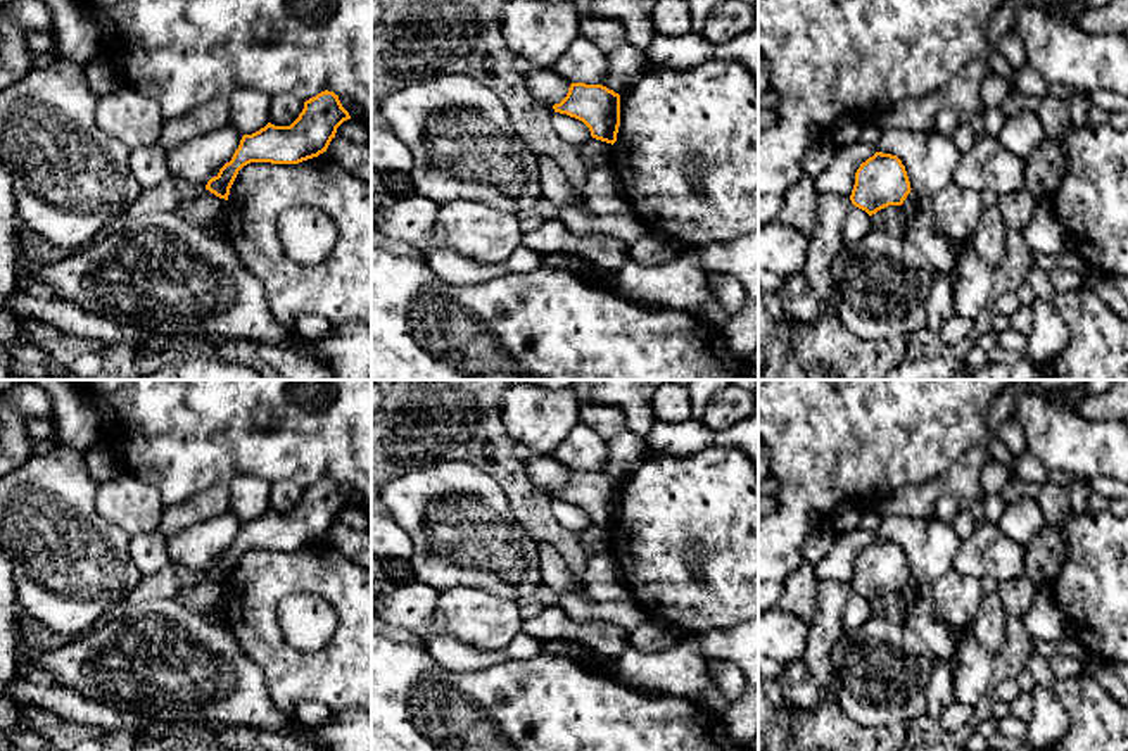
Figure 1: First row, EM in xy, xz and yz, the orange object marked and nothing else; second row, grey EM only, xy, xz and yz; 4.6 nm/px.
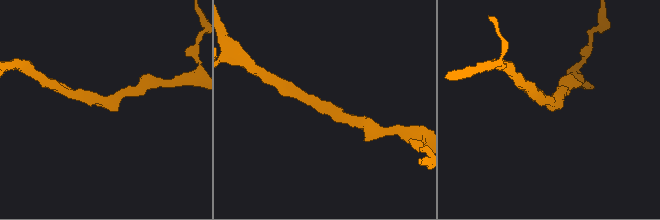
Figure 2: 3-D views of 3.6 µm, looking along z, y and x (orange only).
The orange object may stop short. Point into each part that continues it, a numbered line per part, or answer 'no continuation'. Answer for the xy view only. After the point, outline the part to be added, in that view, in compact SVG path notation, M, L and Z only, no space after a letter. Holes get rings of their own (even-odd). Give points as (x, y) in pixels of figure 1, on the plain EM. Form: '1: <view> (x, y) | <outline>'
no continuation

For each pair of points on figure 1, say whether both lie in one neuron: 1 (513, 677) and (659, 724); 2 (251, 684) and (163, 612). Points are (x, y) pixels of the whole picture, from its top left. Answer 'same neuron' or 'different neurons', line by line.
1: same neuron
2: same neuron

